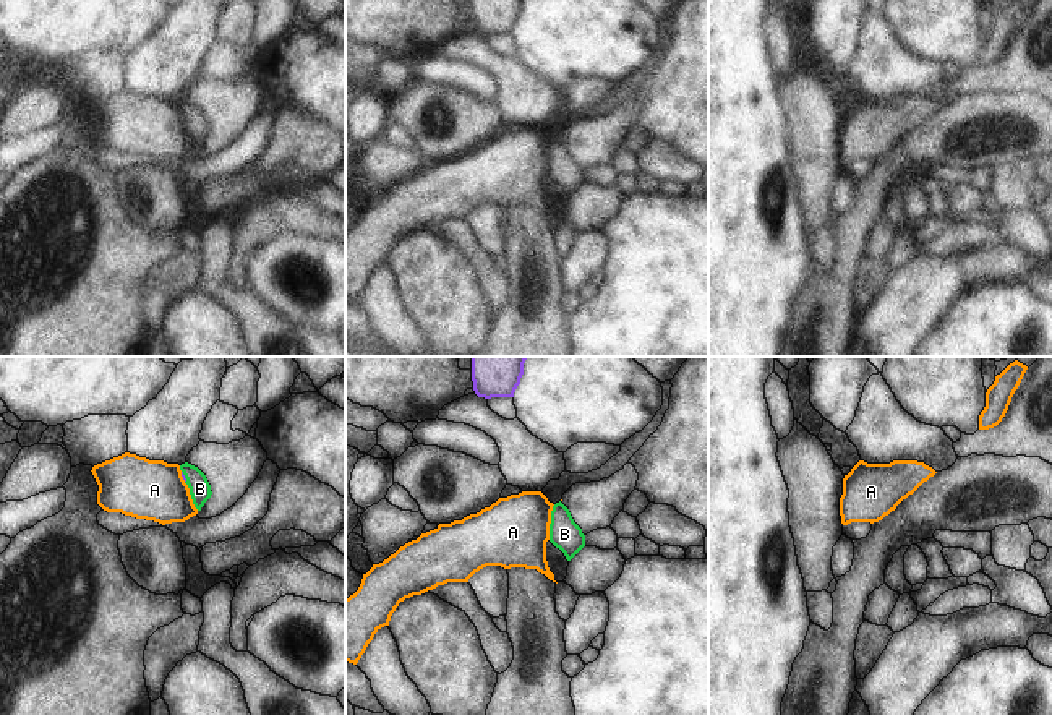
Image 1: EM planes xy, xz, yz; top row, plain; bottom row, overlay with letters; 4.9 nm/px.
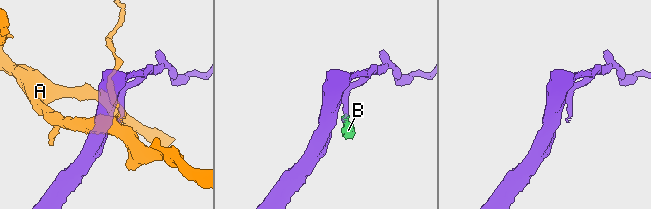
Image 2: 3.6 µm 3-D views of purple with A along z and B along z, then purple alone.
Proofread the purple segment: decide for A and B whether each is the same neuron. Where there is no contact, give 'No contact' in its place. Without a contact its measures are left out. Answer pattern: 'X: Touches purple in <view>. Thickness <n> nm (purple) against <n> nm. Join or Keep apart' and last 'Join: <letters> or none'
A: Touches purple in xy. Thickness 20 nm (purple) against 300 nm. Keep apart
B: Touches purple in xy. Thickness 20 nm (purple) against 110 nm. Join
Join: B.

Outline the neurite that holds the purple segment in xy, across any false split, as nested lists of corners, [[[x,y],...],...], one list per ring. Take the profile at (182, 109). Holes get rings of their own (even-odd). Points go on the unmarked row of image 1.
[[[185,99],[180,102],[182,113],[185,120],[190,125],[190,131],[193,136],[193,141],[198,148],[204,143],[204,139],[211,135],[211,122],[206,115],[206,112],[195,102]]]

